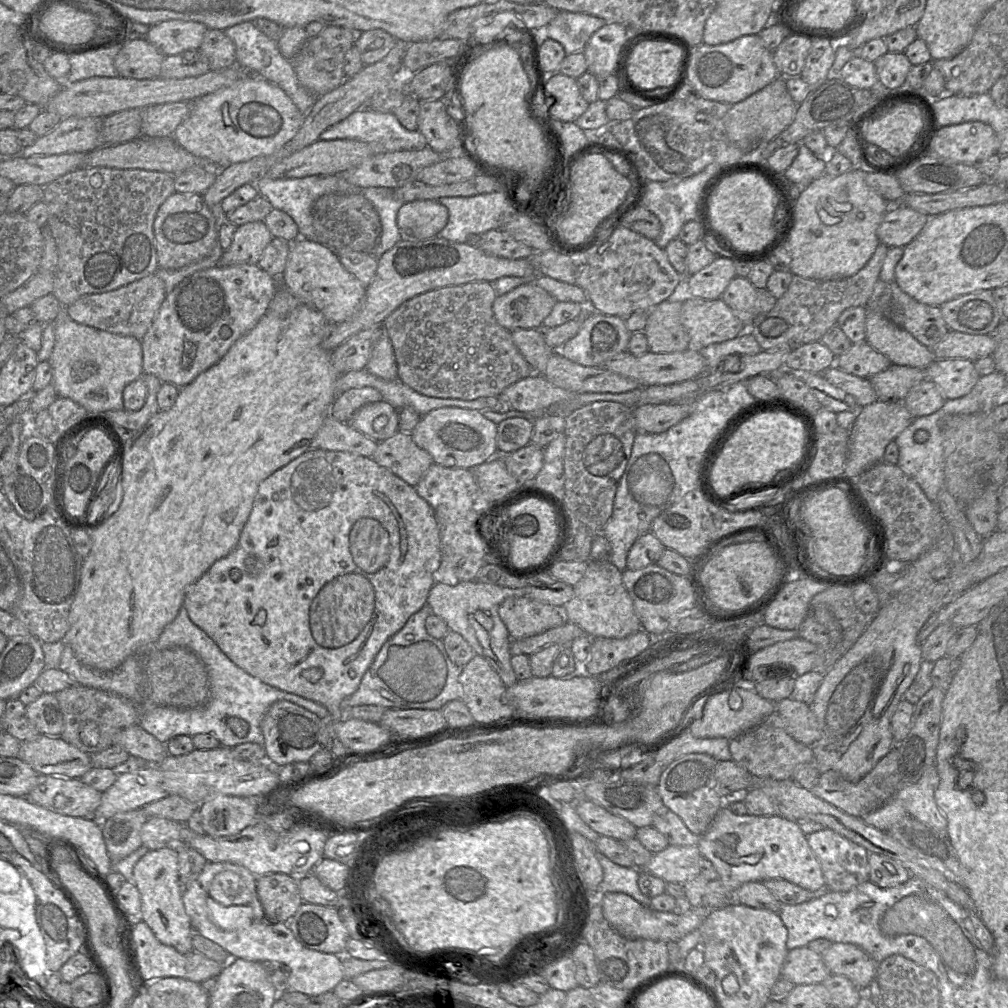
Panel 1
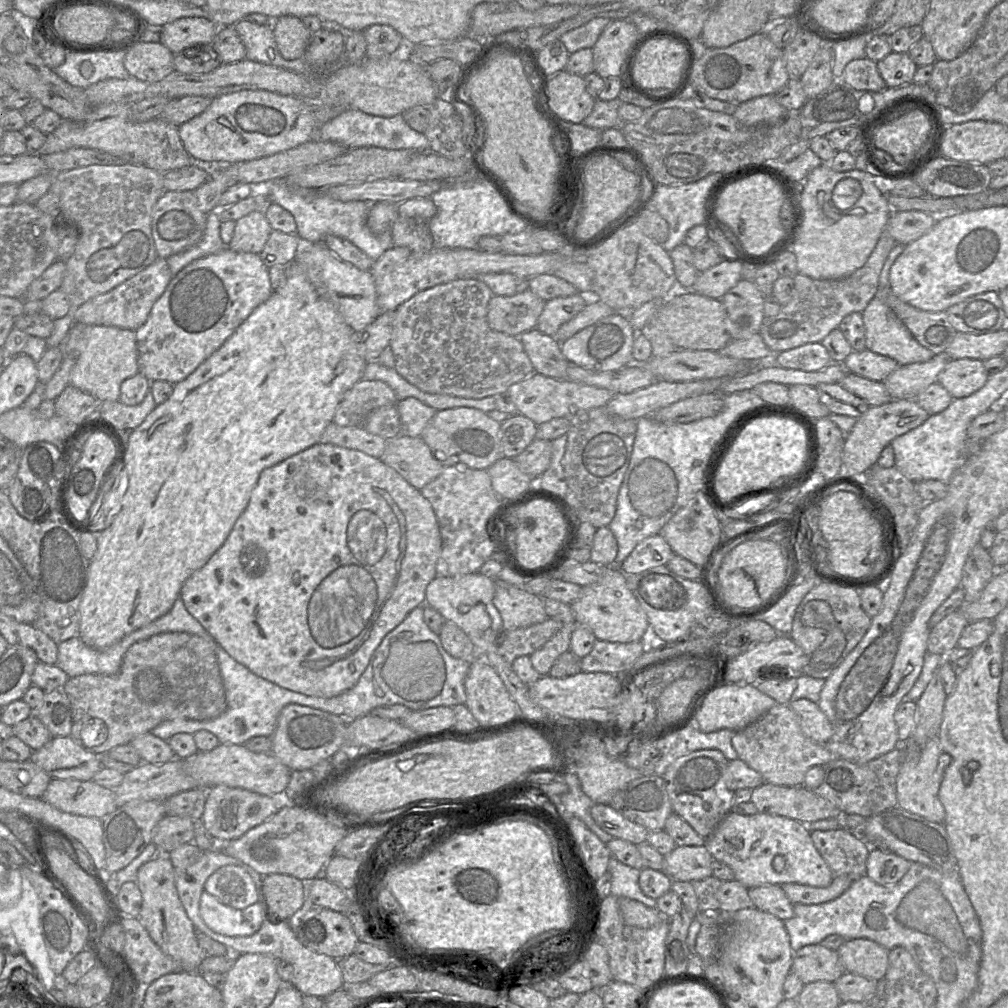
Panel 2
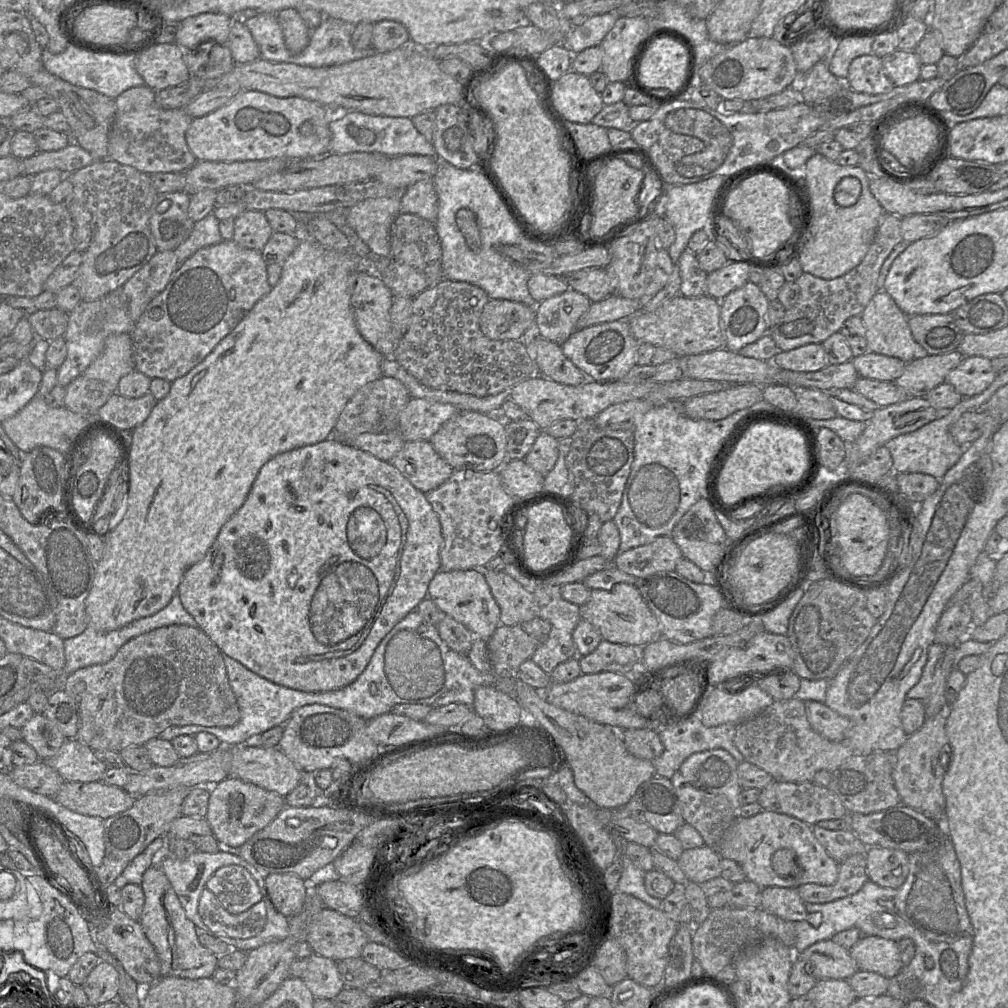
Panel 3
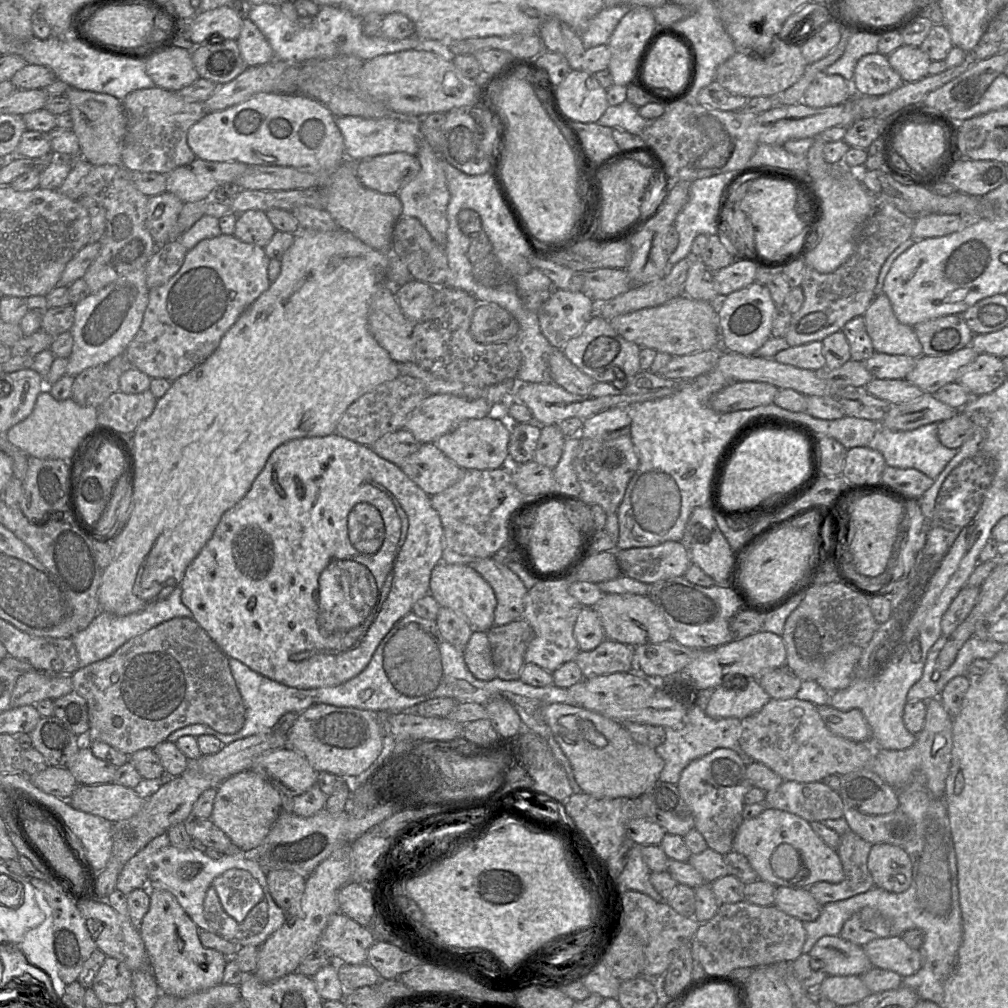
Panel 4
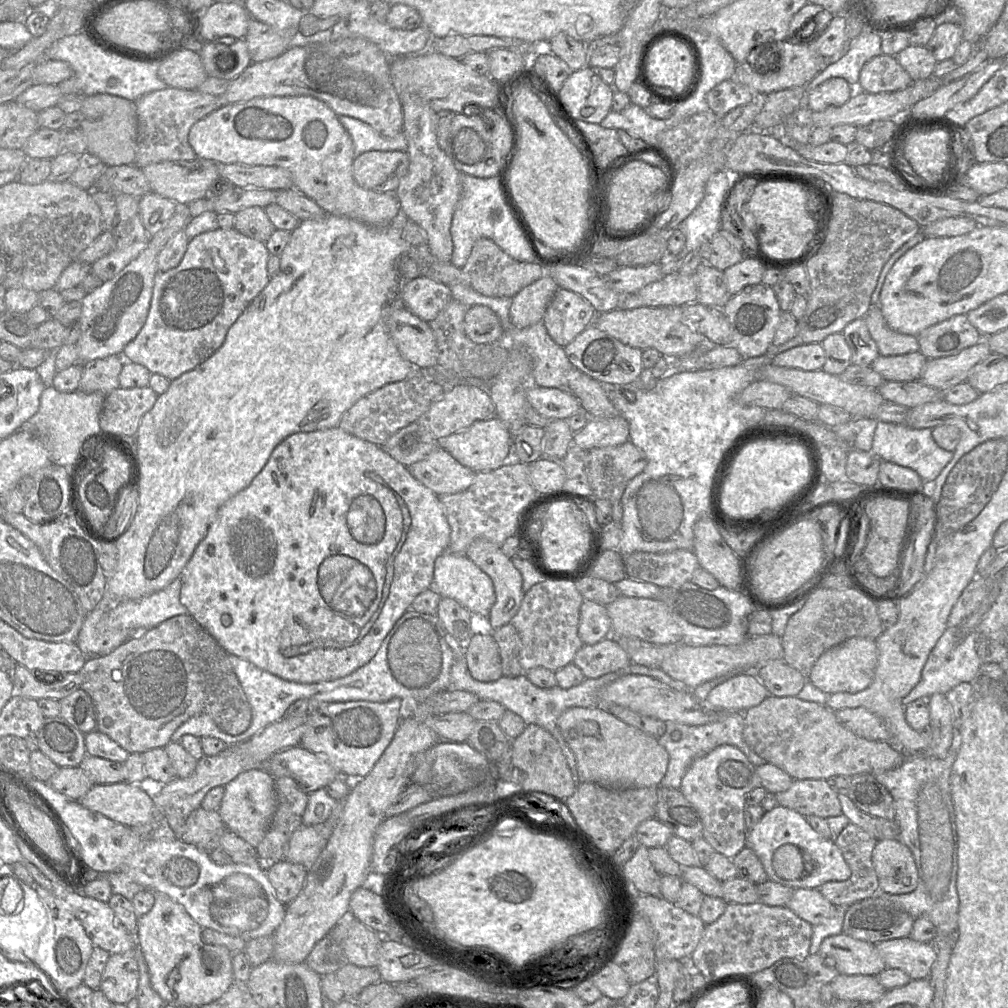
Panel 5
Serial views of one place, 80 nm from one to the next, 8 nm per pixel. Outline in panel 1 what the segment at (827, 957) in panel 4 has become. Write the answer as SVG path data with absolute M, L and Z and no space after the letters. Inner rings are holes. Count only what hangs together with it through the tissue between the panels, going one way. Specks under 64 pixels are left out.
M808 947L788 950L781 977L795 985L822 983L831 975L822 955Z

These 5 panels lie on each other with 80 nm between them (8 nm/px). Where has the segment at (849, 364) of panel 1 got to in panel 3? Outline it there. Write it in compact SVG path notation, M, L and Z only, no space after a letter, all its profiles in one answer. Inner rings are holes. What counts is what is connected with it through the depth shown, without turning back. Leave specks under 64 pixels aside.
M868 351L851 359L859 377L894 382L902 375L906 363L899 358Z

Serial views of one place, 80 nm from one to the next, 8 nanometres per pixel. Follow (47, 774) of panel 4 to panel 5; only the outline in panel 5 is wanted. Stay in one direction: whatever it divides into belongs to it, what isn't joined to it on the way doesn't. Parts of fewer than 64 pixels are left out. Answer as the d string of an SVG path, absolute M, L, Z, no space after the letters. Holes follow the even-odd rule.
M79 766L59 767L45 783L73 800L82 798L93 786L92 781Z

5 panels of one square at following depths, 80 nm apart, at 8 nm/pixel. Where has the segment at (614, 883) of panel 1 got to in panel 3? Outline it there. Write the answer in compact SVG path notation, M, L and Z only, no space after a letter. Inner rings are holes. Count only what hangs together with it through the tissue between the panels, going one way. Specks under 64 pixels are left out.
M621 855L622 875L617 884L616 891L632 895L646 904L661 909L662 900L650 896L644 885L645 871L637 867L626 855Z

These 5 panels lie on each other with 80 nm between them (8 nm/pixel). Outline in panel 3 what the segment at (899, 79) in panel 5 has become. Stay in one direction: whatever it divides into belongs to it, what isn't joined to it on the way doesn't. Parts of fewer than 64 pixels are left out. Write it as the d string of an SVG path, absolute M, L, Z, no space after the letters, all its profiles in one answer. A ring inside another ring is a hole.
M874 54L851 62L845 84L856 92L873 95L889 92L895 86L884 72L882 58Z

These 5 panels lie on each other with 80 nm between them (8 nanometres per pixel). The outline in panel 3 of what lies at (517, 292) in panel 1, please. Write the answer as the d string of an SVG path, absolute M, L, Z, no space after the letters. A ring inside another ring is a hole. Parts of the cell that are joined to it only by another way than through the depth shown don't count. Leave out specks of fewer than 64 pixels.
M489 299L479 318L481 332L492 340L518 340L536 319L535 309L521 302Z

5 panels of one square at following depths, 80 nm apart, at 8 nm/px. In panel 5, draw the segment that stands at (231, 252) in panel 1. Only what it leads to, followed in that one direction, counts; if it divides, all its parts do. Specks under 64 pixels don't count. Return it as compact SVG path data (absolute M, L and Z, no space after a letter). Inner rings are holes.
M253 206L235 214L234 228L243 235L266 243L275 231L264 208Z

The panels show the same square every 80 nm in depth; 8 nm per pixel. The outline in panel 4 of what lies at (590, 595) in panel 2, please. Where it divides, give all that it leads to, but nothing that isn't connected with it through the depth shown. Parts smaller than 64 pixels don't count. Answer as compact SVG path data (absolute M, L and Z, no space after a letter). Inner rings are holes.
M604 593L593 608L601 619L605 637L608 639L630 647L657 644L671 639L671 632L663 613L648 596Z

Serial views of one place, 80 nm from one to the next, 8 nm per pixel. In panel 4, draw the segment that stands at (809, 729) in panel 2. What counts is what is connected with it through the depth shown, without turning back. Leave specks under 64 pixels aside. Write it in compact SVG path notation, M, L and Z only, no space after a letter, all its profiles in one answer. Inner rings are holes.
M830 705L818 706L817 709L826 727L833 734L854 742L870 742L871 728L859 709L843 712Z

